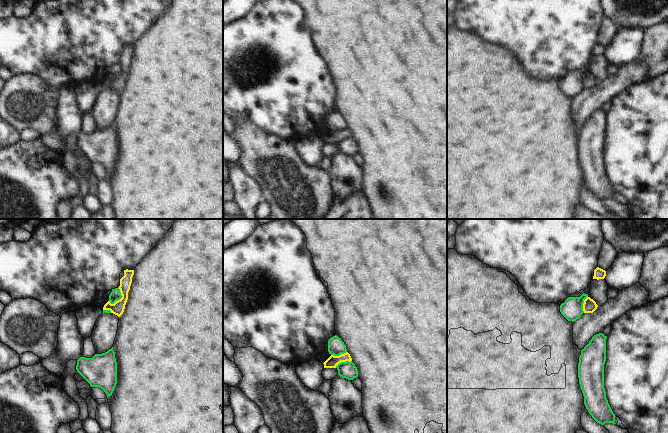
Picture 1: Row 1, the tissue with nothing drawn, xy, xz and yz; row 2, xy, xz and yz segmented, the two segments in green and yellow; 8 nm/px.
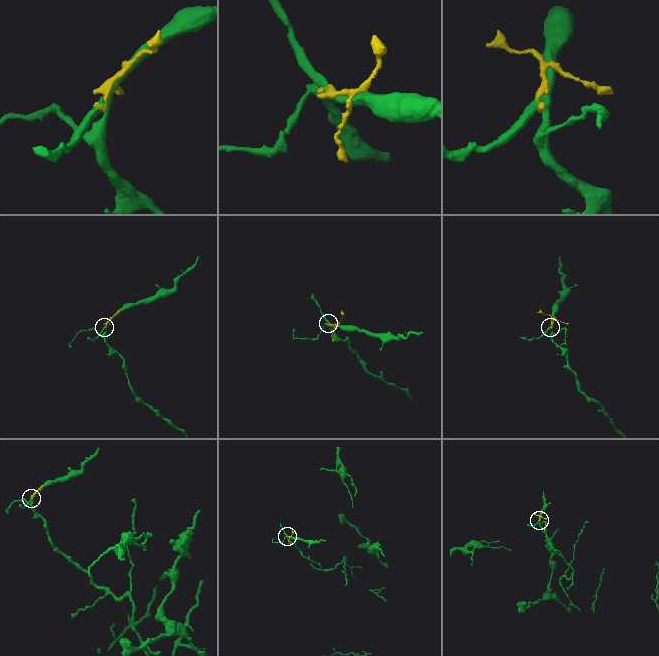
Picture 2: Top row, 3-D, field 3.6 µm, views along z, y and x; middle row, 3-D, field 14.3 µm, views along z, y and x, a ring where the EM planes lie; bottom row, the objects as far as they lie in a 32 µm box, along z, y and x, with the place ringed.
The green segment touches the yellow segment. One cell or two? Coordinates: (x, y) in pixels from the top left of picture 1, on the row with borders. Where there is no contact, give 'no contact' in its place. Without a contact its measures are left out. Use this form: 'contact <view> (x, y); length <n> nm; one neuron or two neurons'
contact xy (121, 297); length 160 nm; two neurons

